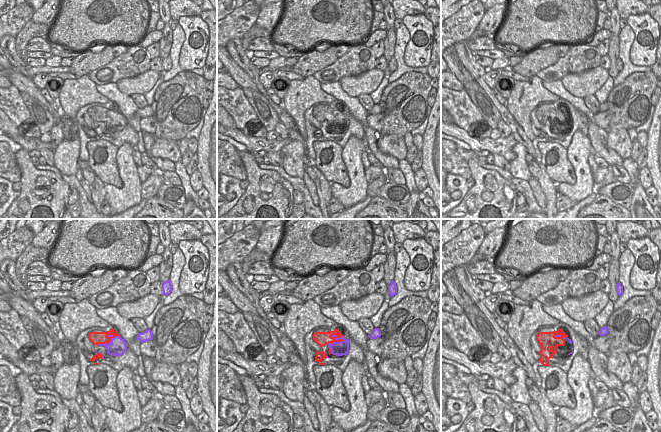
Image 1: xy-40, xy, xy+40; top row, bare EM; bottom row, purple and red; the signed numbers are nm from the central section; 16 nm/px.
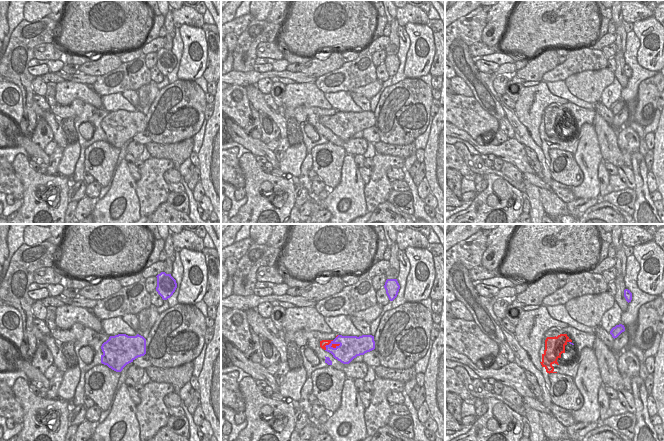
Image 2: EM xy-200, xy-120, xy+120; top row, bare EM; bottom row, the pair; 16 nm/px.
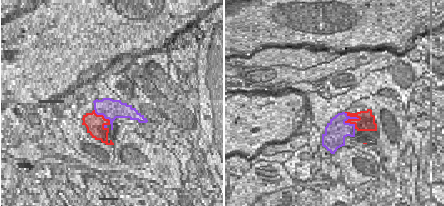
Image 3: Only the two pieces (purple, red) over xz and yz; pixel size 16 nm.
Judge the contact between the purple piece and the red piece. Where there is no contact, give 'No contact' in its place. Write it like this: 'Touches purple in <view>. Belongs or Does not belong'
Touches purple in xy. Does not belong

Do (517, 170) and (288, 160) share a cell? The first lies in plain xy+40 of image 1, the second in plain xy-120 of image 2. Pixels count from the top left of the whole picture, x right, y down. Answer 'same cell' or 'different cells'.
same cell

